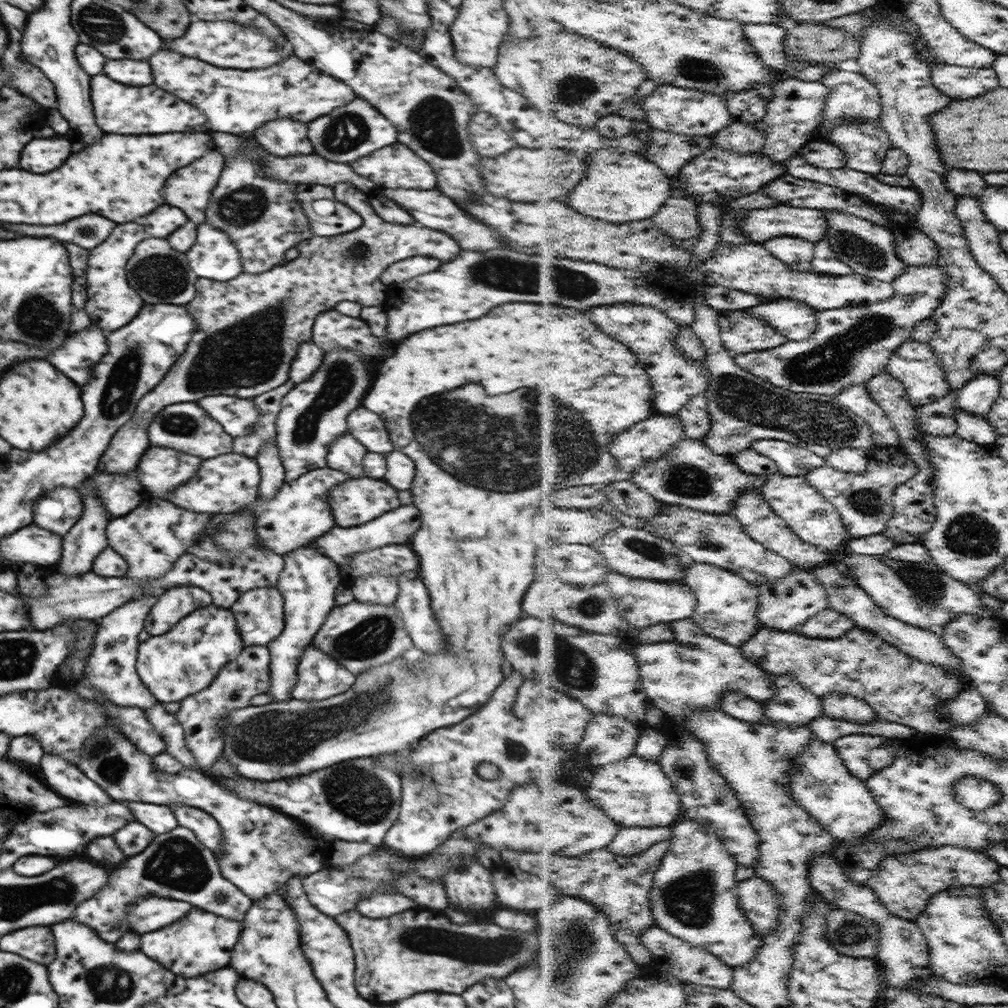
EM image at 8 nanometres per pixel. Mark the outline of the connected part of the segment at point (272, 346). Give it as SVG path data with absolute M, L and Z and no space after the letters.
M339 182L333 186L333 192L338 202L344 202L364 218L360 228L331 237L309 238L300 246L295 246L299 252L298 257L273 266L266 272L242 273L224 282L200 277L196 279L196 297L185 308L194 319L197 330L193 332L184 355L170 367L160 384L138 401L134 416L113 435L97 469L110 474L130 474L135 470L144 451L151 446L147 434L152 420L168 405L196 402L205 396L216 395L251 399L284 384L289 380L289 366L298 355L299 345L313 340L312 328L321 313L333 310L336 304L344 301L356 302L363 308L384 305L388 288L380 281L380 274L391 264L412 256L432 256L442 262L450 262L460 252L458 244L444 232L420 226L386 224L380 216L374 214L366 194L354 188L352 183Z

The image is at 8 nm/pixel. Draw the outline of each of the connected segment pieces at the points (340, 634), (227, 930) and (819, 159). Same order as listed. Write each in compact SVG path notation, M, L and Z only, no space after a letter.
M354 600L346 605L335 605L314 635L313 644L352 674L359 675L369 668L398 659L413 647L412 639L404 627L401 614L392 604L370 604Z
M194 907L182 920L142 934L139 950L174 974L191 979L228 967L232 949L241 932L241 921L224 919Z
M814 138L801 150L801 153L805 155L808 161L820 168L848 167L847 153L838 144L829 140Z

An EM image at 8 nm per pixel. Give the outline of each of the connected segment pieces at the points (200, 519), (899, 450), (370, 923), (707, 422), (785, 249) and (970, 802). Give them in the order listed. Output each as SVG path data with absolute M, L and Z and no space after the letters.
M166 499L142 500L132 512L114 517L107 524L107 541L128 562L125 576L136 579L137 583L147 583L173 568L177 560L203 536L210 519L206 513L177 507Z
M902 444L899 446L876 445L870 451L870 456L870 466L863 473L844 472L826 464L807 474L808 480L843 513L844 522L854 538L884 533L895 515L896 491L919 474L919 465L903 449Z
M425 908L400 912L386 919L368 919L360 912L349 911L335 920L349 934L355 954L355 987L370 1004L398 1002L418 992L446 992L461 995L482 979L503 979L517 968L532 962L538 948L544 948L537 930L522 932L497 924L454 924L443 913Z
M706 395L696 396L679 412L678 416L684 422L688 438L706 440L712 433L714 419Z
M779 236L765 243L774 256L780 257L788 266L802 272L815 271L817 243L798 236Z
M966 777L956 785L956 796L960 804L976 812L991 810L1003 797L999 786L979 777Z

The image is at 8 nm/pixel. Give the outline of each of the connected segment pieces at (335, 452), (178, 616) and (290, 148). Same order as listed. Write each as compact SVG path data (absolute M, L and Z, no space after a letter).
M349 432L334 440L328 454L326 467L344 471L352 478L366 476L363 470L363 458L366 448Z
M194 586L169 588L158 597L156 604L150 609L144 620L143 630L150 636L160 636L191 612L212 604L213 598L203 588Z
M282 118L264 123L252 135L267 152L274 156L310 154L313 152L313 146L308 140L306 126L306 122L294 122Z

